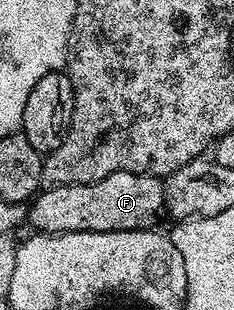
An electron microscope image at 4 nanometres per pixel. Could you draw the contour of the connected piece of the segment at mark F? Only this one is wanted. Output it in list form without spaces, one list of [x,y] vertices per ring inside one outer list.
[[[112,173],[111,175],[107,175],[107,179],[99,179],[95,183],[87,183],[86,185],[55,185],[38,192],[28,206],[27,221],[28,224],[31,223],[34,225],[32,227],[34,230],[42,233],[106,233],[107,231],[131,231],[132,229],[147,229],[156,226],[158,224],[156,222],[157,216],[163,213],[164,209],[165,186],[162,178],[152,176],[149,173]]]

